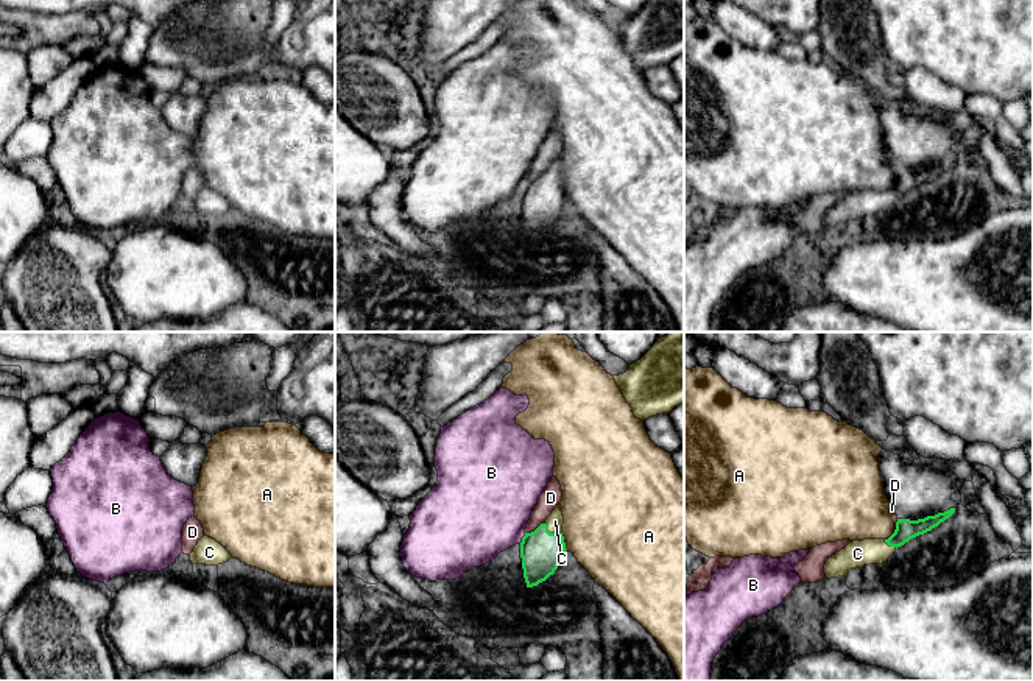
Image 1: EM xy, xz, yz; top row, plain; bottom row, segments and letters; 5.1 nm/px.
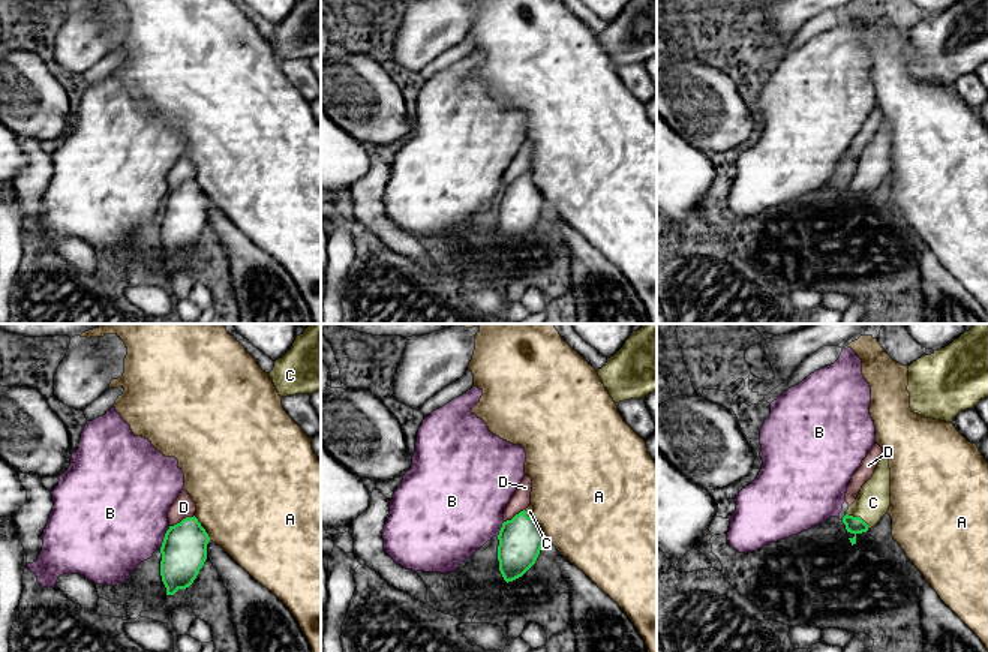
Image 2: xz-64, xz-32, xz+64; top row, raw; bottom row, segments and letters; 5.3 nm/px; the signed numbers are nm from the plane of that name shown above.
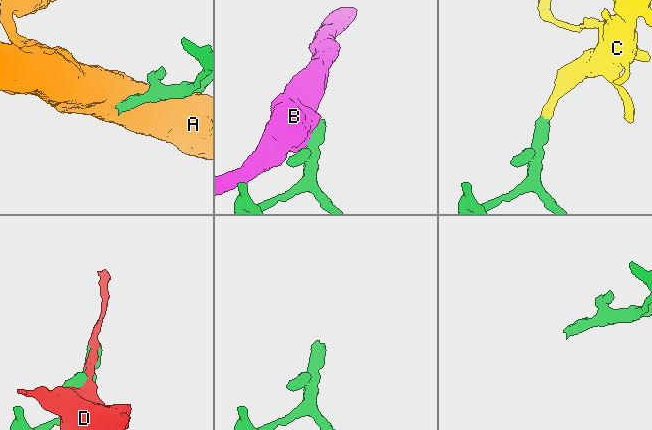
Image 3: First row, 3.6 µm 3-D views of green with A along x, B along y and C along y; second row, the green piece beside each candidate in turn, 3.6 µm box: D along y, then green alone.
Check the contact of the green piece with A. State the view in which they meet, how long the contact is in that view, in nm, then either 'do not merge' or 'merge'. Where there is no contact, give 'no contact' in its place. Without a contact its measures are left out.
contact in yz; length 130 nm; do not merge

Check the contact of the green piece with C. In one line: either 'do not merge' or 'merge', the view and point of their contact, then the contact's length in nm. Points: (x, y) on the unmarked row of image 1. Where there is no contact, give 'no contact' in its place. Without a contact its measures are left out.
merge; contact xz (552, 184); length 110 nm

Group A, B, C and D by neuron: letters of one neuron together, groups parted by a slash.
A / B / C / D

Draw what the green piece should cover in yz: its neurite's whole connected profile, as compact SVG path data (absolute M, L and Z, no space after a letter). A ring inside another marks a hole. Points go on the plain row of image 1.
M950 159L944 164L918 171L897 170L896 181L888 190L863 190L849 193L844 199L826 212L826 229L838 229L846 226L851 220L862 220L863 217L885 213L890 207L893 207L897 198L938 178L954 164L955 159Z

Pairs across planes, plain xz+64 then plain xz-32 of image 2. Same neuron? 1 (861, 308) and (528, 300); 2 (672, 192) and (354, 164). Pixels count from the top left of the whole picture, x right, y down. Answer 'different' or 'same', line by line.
1: same
2: same

